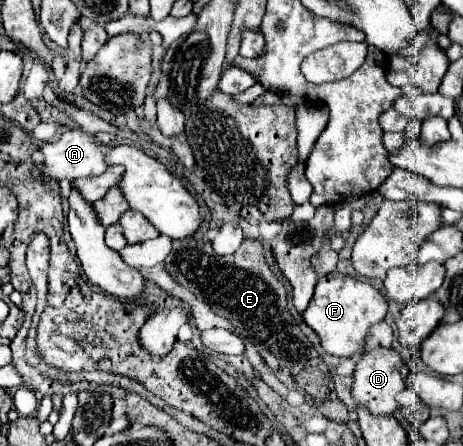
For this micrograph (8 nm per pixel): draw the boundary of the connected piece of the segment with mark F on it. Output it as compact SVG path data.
M331 272L321 276L315 286L311 304L303 312L305 322L317 332L323 348L333 356L353 356L363 350L367 330L387 314L387 298L369 282L359 282L347 274Z

